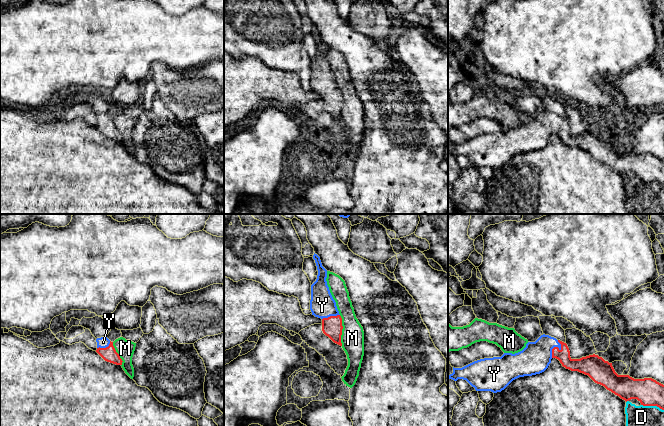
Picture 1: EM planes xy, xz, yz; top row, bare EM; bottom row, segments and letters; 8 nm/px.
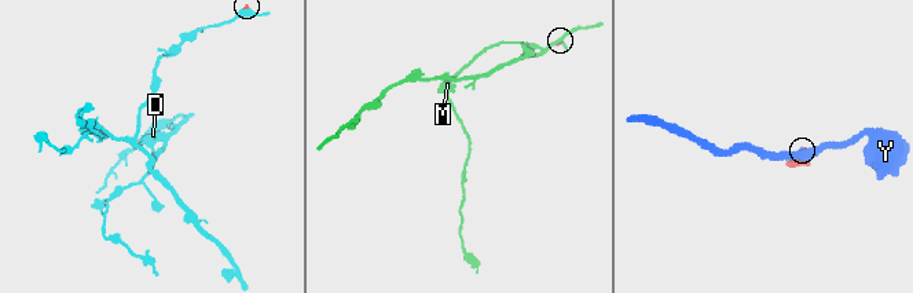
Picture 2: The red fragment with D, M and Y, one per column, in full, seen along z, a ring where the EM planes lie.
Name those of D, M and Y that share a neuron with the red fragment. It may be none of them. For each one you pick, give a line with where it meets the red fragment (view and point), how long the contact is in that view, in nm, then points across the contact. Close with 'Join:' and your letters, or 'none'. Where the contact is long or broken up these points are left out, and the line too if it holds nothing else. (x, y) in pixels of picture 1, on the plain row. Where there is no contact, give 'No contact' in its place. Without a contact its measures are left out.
Y: Touches red at yz (555, 123). Shared border 160 nm. Path across: yz (563, 131), (555, 123), (546, 123), (535, 134)
Join: Y

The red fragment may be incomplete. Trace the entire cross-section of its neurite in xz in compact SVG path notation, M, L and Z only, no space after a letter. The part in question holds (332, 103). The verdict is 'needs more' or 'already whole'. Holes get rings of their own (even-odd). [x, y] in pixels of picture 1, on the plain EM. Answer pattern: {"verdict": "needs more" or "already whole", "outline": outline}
{"verdict": "needs more", "outline": "M314 29L318 51L311 61L310 86L312 91L322 95L322 107L334 119L342 122L342 94L327 61L327 46L322 42L320 33Z"}

